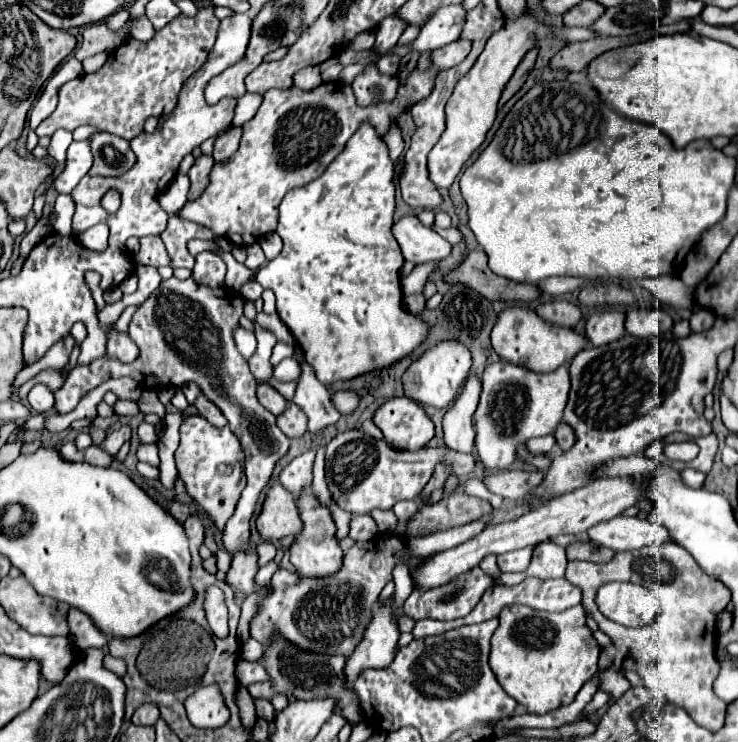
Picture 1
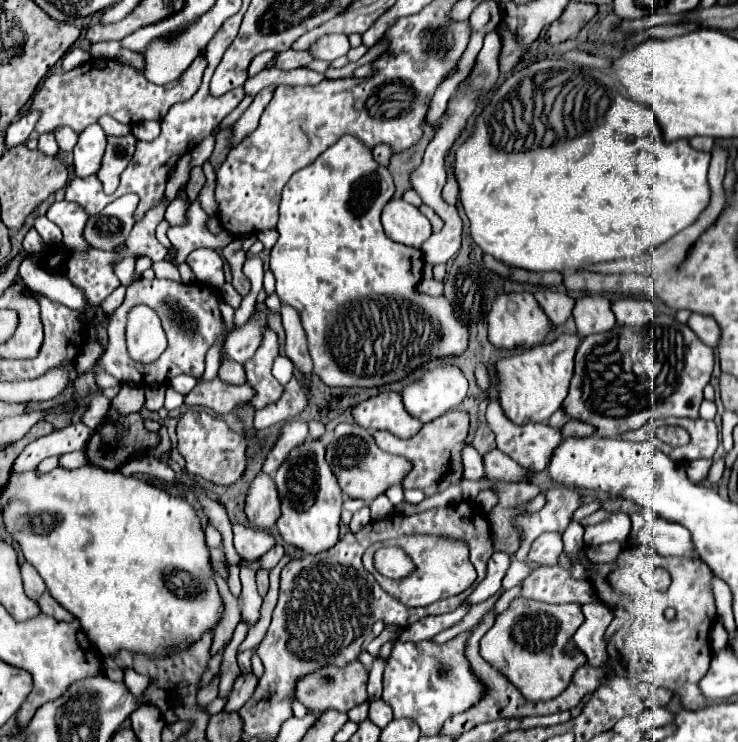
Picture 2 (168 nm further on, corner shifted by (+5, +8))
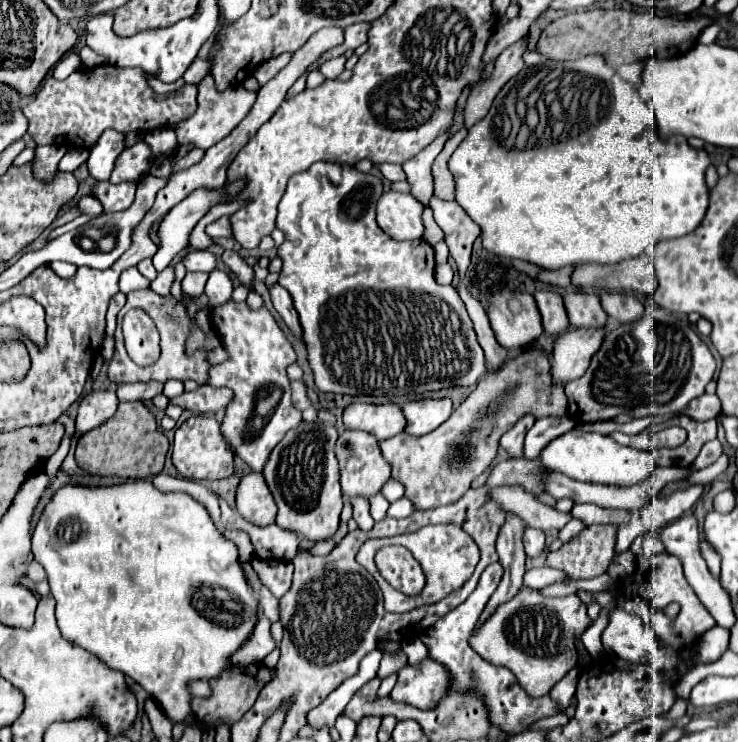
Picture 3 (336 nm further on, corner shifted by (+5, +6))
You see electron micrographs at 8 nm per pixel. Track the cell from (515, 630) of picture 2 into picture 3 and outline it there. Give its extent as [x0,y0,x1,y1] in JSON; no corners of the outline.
[468,586,592,698]

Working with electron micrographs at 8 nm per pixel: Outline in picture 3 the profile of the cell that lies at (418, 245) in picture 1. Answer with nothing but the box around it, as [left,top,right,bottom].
[376,192,422,240]

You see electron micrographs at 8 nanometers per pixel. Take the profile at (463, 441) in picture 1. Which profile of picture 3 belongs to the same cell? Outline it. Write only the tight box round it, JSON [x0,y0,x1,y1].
[490,486,572,530]

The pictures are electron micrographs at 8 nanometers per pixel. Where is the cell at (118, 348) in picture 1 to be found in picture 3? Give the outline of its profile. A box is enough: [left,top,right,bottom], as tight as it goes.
[122,308,160,366]

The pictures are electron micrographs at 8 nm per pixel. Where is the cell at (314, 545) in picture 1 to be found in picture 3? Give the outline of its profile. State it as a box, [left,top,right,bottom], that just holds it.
[262,422,342,540]

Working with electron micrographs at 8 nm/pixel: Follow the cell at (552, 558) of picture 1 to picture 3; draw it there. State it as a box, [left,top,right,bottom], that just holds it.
[524,528,546,558]

